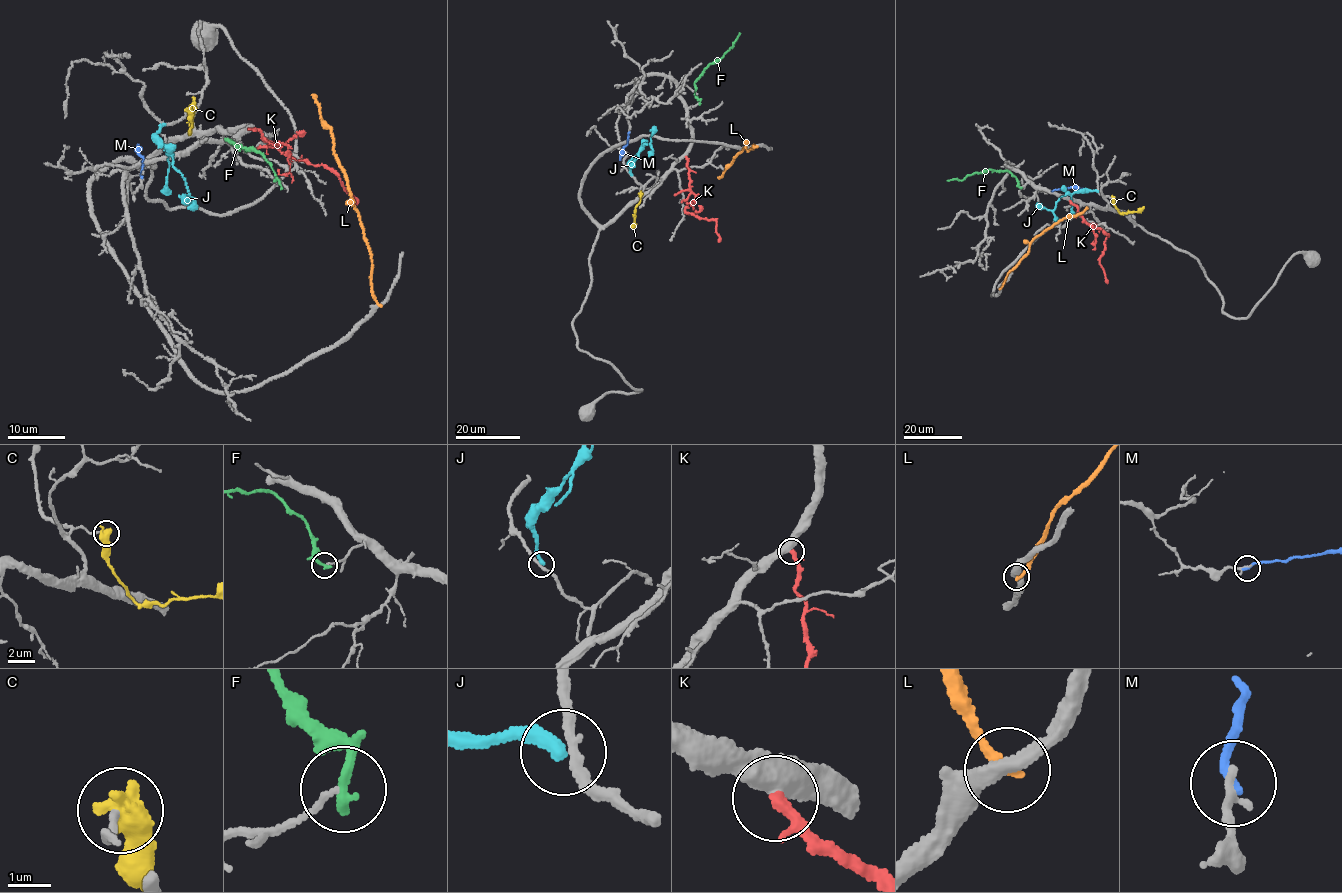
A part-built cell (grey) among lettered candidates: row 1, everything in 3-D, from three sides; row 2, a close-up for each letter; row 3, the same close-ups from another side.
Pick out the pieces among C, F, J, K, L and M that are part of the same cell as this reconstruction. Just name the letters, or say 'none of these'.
none of these

